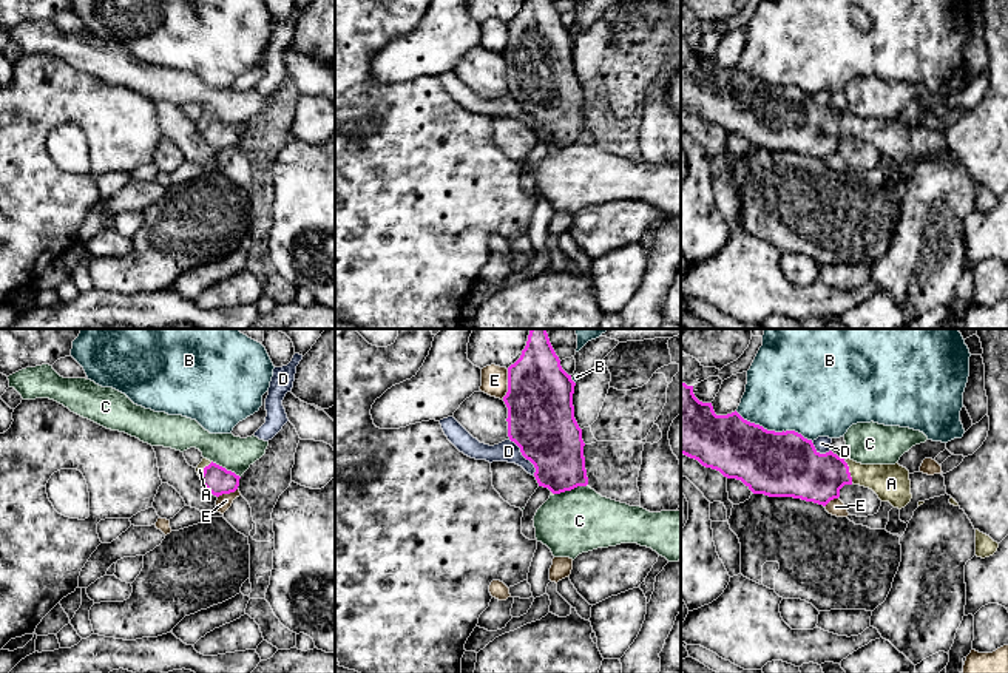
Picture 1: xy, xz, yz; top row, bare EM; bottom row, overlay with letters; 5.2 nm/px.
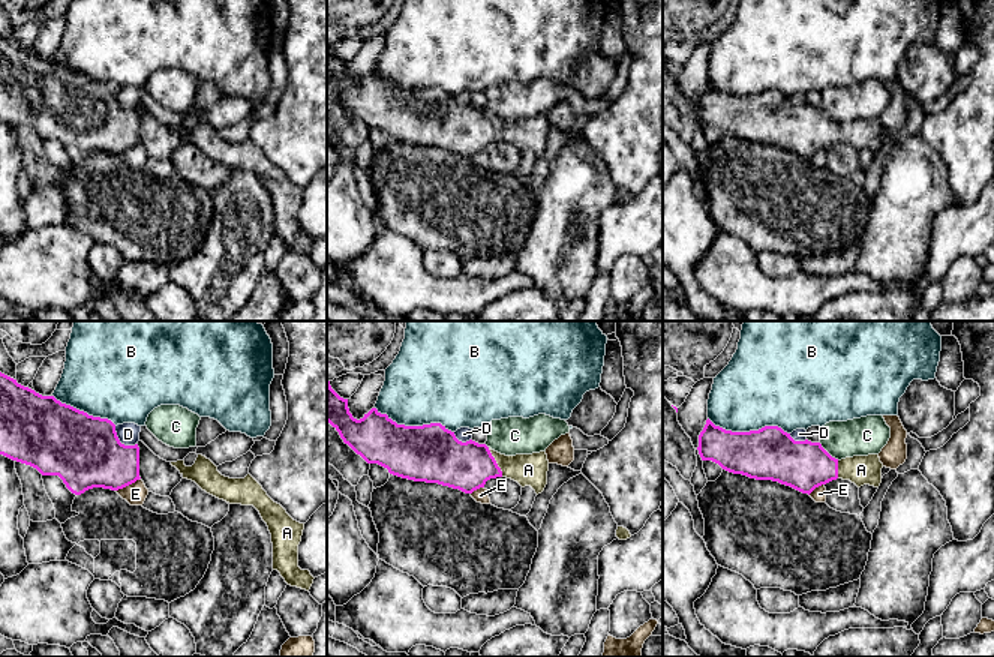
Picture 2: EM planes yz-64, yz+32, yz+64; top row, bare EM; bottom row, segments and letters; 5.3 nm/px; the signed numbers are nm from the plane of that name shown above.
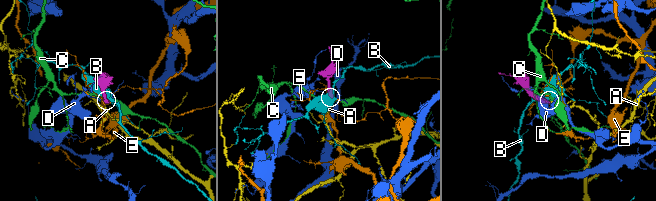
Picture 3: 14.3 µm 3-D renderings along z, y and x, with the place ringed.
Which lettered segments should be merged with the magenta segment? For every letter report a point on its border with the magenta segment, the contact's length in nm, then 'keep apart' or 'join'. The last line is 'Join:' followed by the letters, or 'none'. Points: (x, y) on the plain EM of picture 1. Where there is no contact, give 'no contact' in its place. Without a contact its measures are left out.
A: yz (848, 125) | 130 nm | join
B: yz (774, 85) | 440 nm | keep apart
C: xz (570, 144) | 190 nm | keep apart
D: xz (524, 110) | 240 nm | keep apart
E: xz (508, 39) | 160 nm | keep apart
Join: A

